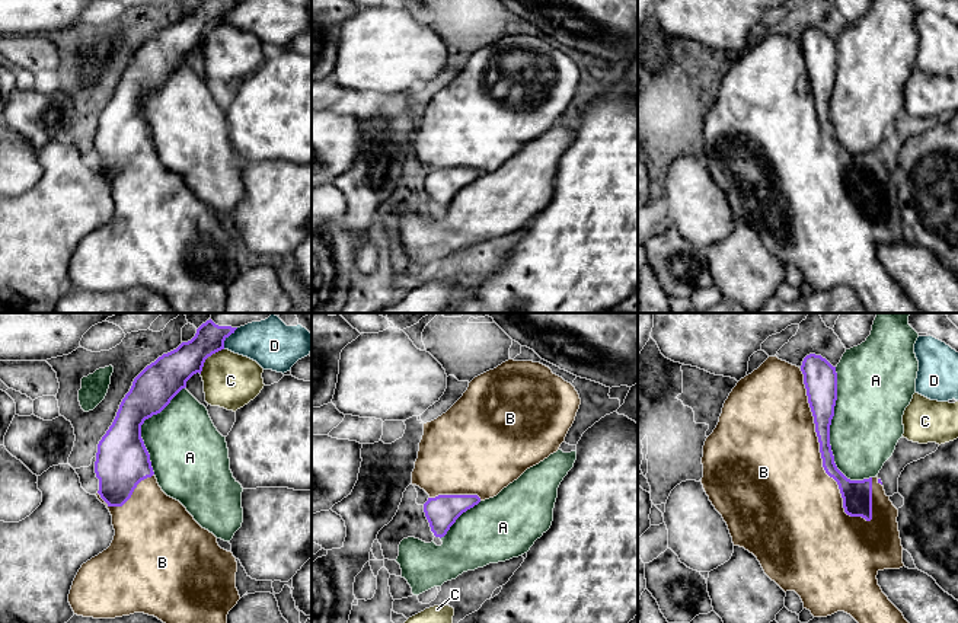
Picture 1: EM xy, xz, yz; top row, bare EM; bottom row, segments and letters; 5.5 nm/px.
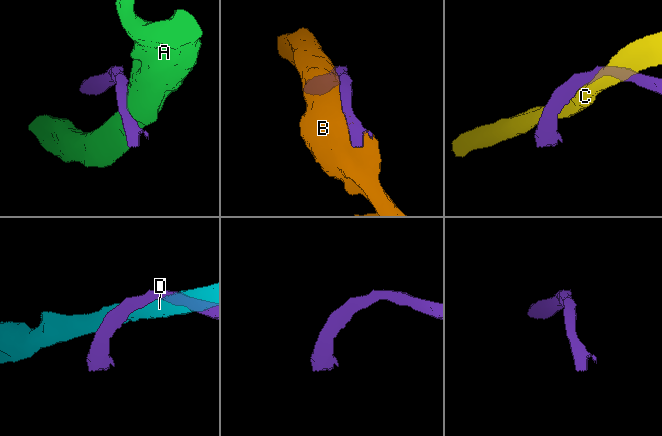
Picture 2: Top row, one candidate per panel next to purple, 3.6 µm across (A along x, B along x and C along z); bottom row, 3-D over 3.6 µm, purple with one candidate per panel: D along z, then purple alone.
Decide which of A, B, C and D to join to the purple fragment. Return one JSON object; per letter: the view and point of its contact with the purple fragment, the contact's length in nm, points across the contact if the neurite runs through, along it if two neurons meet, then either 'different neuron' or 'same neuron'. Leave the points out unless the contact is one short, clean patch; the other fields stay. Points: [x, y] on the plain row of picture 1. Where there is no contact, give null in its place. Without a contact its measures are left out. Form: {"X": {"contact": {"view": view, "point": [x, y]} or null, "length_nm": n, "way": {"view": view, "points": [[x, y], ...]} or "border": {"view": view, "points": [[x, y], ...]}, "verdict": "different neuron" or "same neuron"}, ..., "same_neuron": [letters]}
{"A": {"contact": {"view": "yz", "point": [829, 106]}, "length_nm": 650, "verdict": "different neuron"}, "B": {"contact": {"view": "yz", "point": [820, 125]}, "length_nm": 950, "verdict": "same neuron"}, "C": {"contact": {"view": "xy", "point": [207, 31]}, "length_nm": 190, "verdict": "different neuron"}, "D": {"contact": {"view": "xy", "point": [227, 10]}, "length_nm": 150, "verdict": "different neuron"}, "same_neuron": ["B"]}

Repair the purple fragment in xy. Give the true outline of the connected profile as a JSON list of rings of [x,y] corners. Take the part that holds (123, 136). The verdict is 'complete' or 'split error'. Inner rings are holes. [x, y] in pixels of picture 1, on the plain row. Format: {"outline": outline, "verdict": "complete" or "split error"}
{"outline": [[[199,0],[191,15],[182,16],[176,23],[147,39],[134,52],[130,66],[122,73],[112,99],[98,118],[95,135],[95,147],[99,153],[96,170],[112,189],[115,210],[106,224],[79,243],[68,268],[74,288],[115,293],[144,287],[162,294],[176,313],[224,313],[227,288],[240,274],[236,262],[236,231],[231,226],[221,223],[217,211],[202,202],[179,175],[162,164],[141,112],[141,99],[146,93],[160,87],[186,61],[186,55],[194,48],[201,48],[205,33],[224,23],[224,15],[236,3],[231,0]]], "verdict": "split error"}

